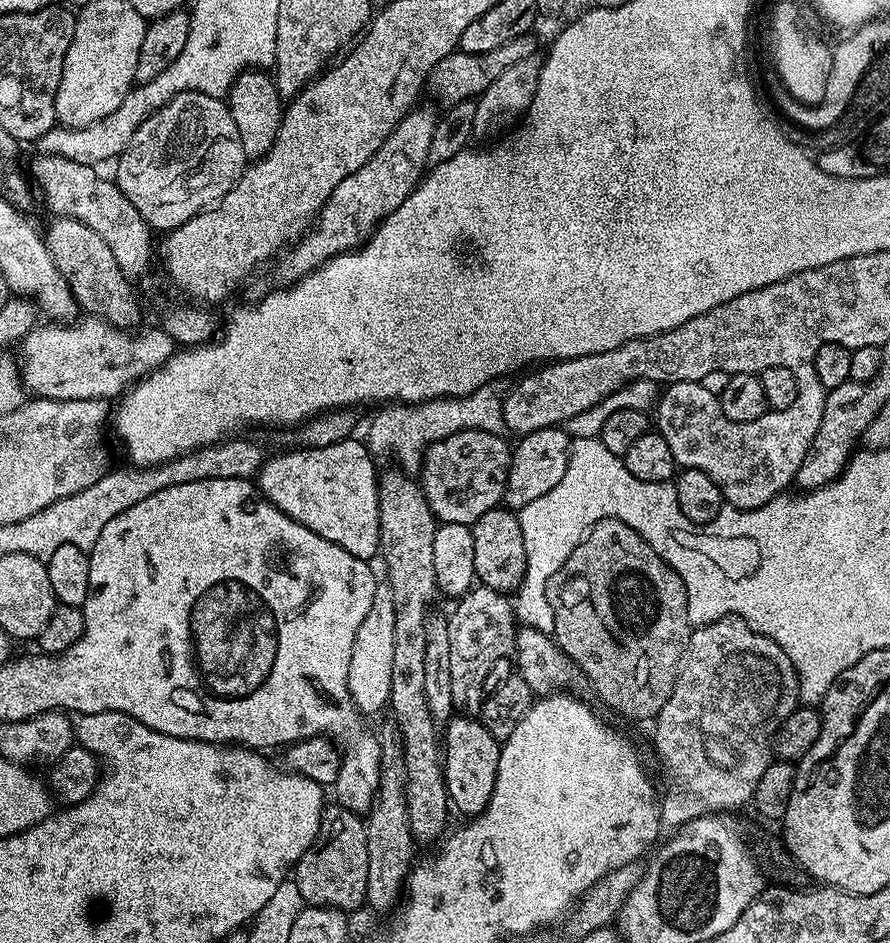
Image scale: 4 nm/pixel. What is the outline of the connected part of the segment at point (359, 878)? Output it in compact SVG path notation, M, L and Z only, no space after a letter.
M328 818L321 819L320 829L316 835L316 840L306 850L306 854L302 854L302 858L296 864L294 869L294 879L296 884L301 890L302 898L304 899L305 905L314 908L337 908L343 912L349 914L355 913L355 908L364 908L368 895L366 894L366 870L368 869L368 851L366 850L366 830L364 829L365 821L360 818L348 818L352 820L328 820Z

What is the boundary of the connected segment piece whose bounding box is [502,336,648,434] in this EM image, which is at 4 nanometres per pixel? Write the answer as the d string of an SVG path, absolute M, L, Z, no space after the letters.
M646 336L640 340L631 340L614 350L606 350L602 354L590 354L589 356L579 356L573 360L556 360L545 363L537 372L532 372L529 376L524 376L508 393L503 393L502 403L504 406L504 428L507 431L523 434L542 430L543 428L554 428L563 426L568 419L576 414L581 414L598 402L602 402L612 392L618 391L619 387L614 386L616 376L626 376L628 372L644 372L646 368Z

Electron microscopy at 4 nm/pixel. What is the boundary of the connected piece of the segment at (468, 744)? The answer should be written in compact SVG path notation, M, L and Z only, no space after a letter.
M460 714L448 720L442 732L442 763L444 765L444 785L448 788L451 807L465 812L465 817L475 818L484 811L494 794L494 782L498 774L498 758L501 741L496 740L486 730L479 719L467 720Z

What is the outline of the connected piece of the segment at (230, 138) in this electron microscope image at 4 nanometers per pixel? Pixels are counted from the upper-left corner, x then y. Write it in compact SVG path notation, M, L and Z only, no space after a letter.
M183 92L174 97L166 106L162 106L132 136L124 153L115 161L116 185L134 202L134 210L153 230L171 230L182 226L200 212L219 204L226 193L231 190L244 175L246 157L242 150L242 138L227 103L218 98L210 98L201 92Z

